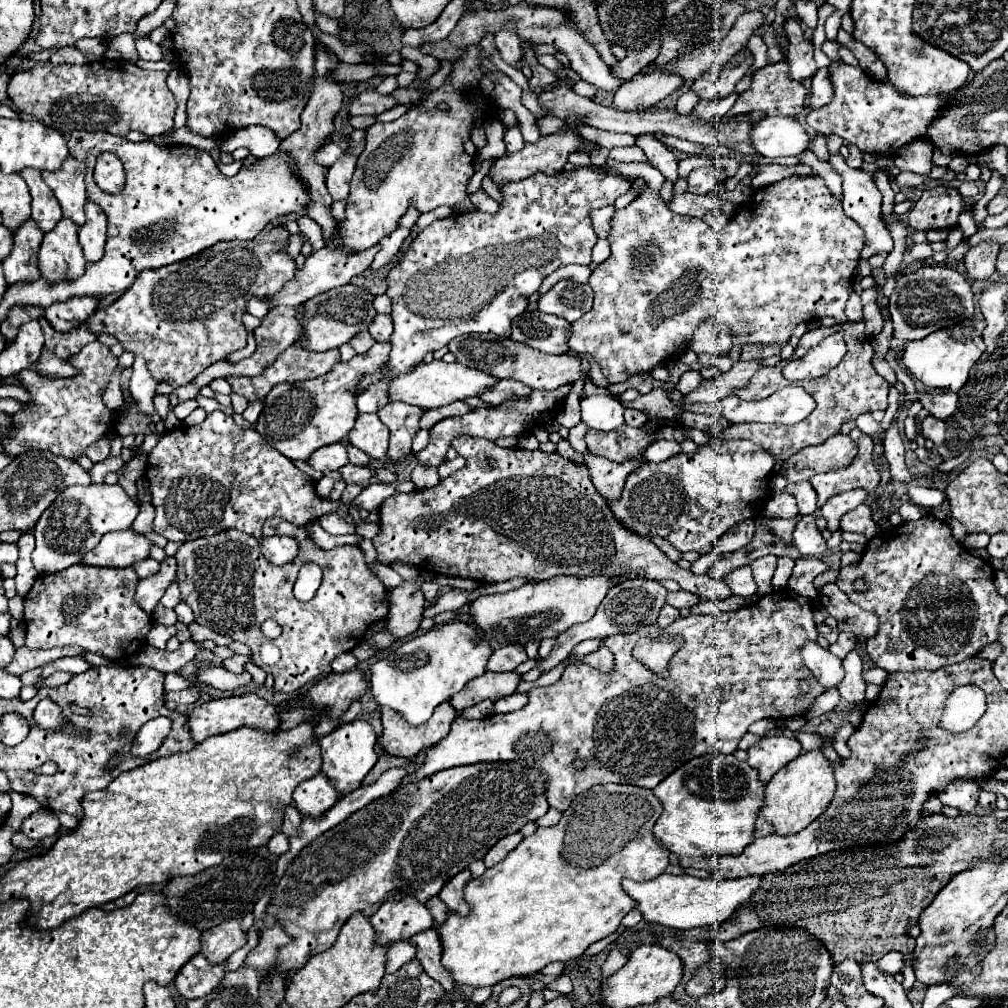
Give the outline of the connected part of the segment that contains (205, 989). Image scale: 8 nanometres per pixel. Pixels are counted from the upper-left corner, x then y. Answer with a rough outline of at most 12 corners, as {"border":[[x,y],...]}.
{"border":[[197,953],[175,977],[185,999],[205,997],[221,983],[213,967]]}

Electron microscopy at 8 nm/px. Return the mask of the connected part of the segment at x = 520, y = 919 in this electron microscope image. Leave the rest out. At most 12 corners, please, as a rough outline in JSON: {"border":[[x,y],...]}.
{"border":[[593,785],[465,887],[459,985],[577,959],[659,877],[651,789]]}

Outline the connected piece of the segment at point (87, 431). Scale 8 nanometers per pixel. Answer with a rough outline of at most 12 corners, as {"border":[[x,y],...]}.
{"border":[[93,341],[73,379],[21,373],[35,401],[13,415],[7,455],[75,459],[113,429],[103,391],[117,367]]}

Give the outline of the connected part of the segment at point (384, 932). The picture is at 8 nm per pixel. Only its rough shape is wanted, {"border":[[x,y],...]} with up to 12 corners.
{"border":[[387,901],[369,919],[381,947],[433,927],[423,903]]}

